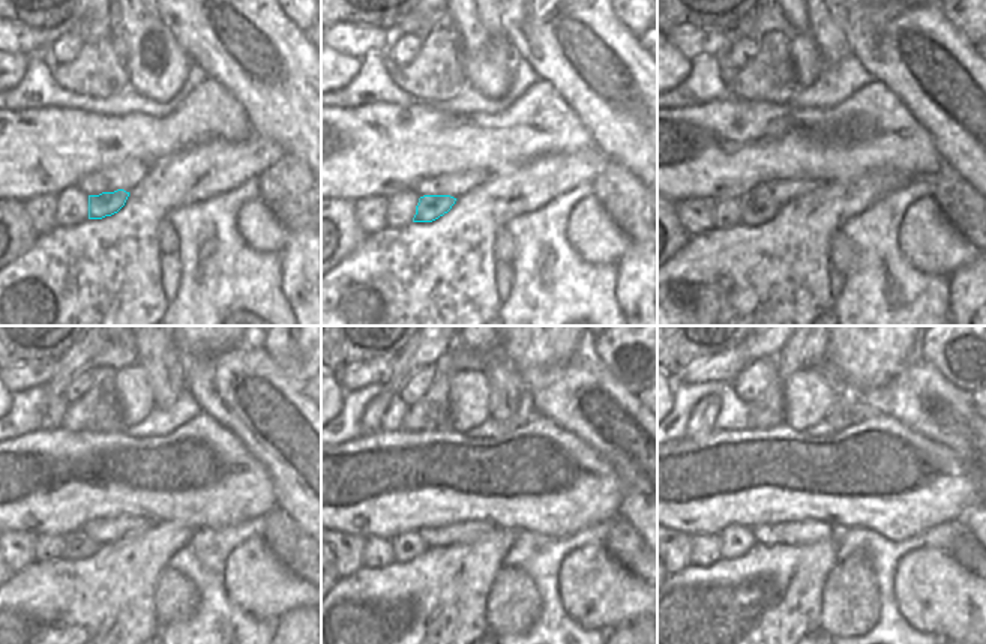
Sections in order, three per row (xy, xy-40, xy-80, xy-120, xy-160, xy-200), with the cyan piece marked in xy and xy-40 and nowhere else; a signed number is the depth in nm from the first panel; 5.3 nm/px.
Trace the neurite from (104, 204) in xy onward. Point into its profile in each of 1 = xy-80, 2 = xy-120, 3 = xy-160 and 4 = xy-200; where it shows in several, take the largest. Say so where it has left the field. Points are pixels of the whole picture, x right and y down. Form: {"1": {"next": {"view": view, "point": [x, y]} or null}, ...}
{"1": {"next": {"view": "xy-80", "point": [755, 210]}}, "2": {"next": {"view": "xy-120", "point": [77, 545]}}, "3": {"next": {"view": "xy-160", "point": [407, 545]}}, "4": {"next": {"view": "xy-200", "point": [736, 541]}}}

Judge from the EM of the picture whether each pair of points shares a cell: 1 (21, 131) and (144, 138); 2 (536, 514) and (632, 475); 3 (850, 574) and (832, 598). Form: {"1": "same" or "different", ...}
{"1": "same", "2": "different", "3": "same"}

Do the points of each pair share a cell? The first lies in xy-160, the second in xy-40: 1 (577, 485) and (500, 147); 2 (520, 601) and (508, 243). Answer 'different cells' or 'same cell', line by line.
1: same cell
2: same cell

